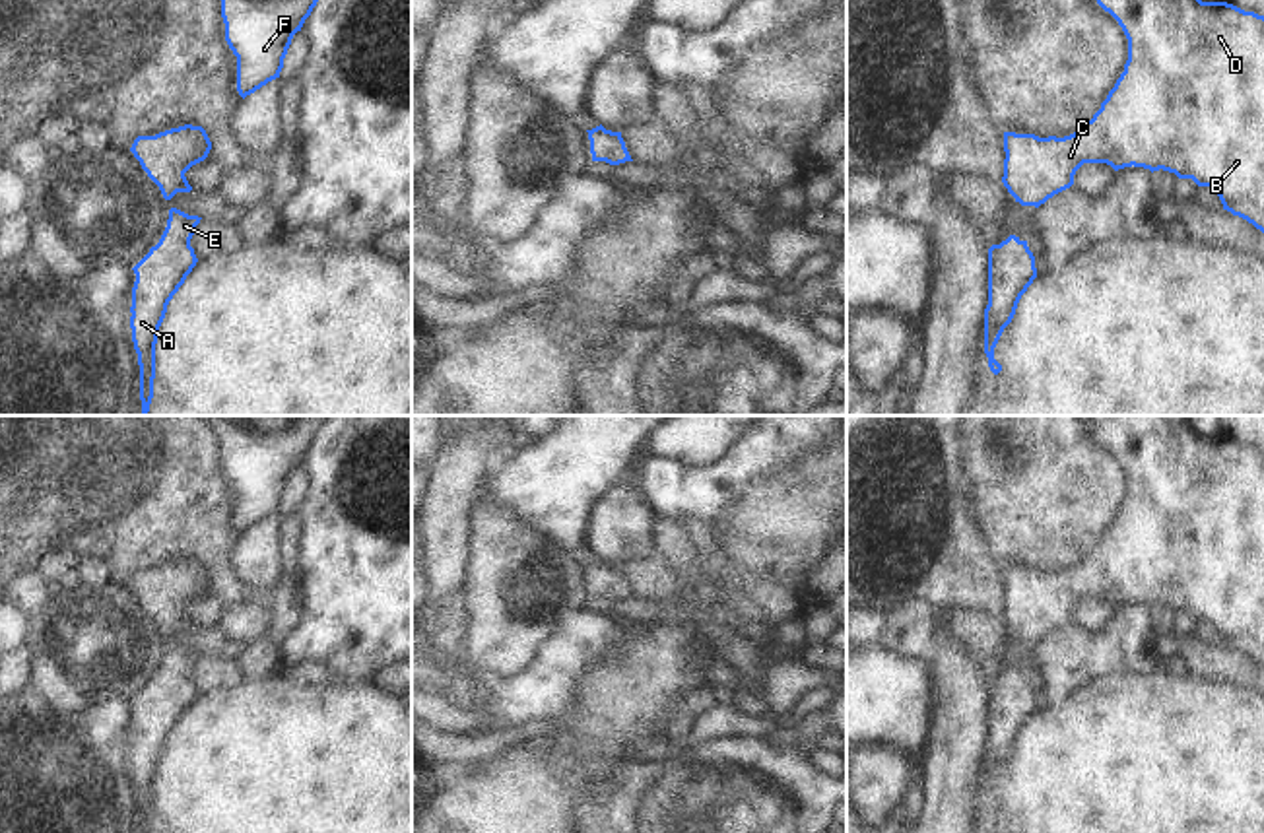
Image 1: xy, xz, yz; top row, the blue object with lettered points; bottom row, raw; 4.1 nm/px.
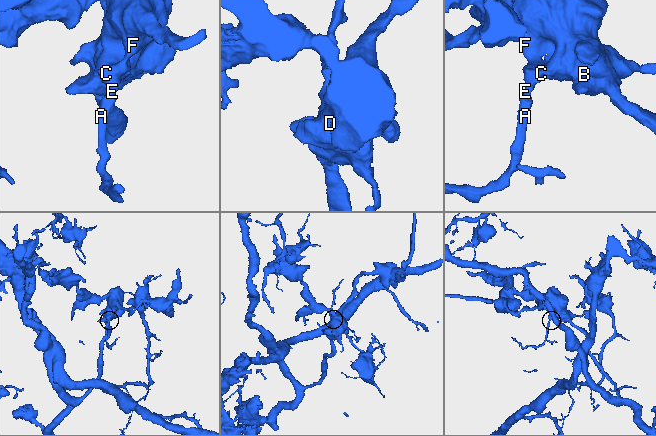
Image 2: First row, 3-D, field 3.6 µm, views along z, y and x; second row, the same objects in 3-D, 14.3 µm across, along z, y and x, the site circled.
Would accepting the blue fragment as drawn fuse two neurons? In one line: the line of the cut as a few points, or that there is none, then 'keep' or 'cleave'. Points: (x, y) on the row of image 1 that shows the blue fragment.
cut none; keep

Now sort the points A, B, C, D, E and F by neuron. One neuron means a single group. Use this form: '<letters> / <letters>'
A B C D E F

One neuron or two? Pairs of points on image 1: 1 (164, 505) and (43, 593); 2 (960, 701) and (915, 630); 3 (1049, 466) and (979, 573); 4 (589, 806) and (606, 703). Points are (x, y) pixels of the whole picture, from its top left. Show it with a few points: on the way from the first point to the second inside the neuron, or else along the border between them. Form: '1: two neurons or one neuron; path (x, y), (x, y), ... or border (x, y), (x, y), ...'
1: two neurons; border (37, 569), (30, 569), (20, 577)
2: two neurons; border (936, 630), (929, 657)
3: two neurons; border (971, 513), (989, 552), (1004, 566)
4: two neurons; border (630, 760), (606, 775), (597, 775), (575, 810)

